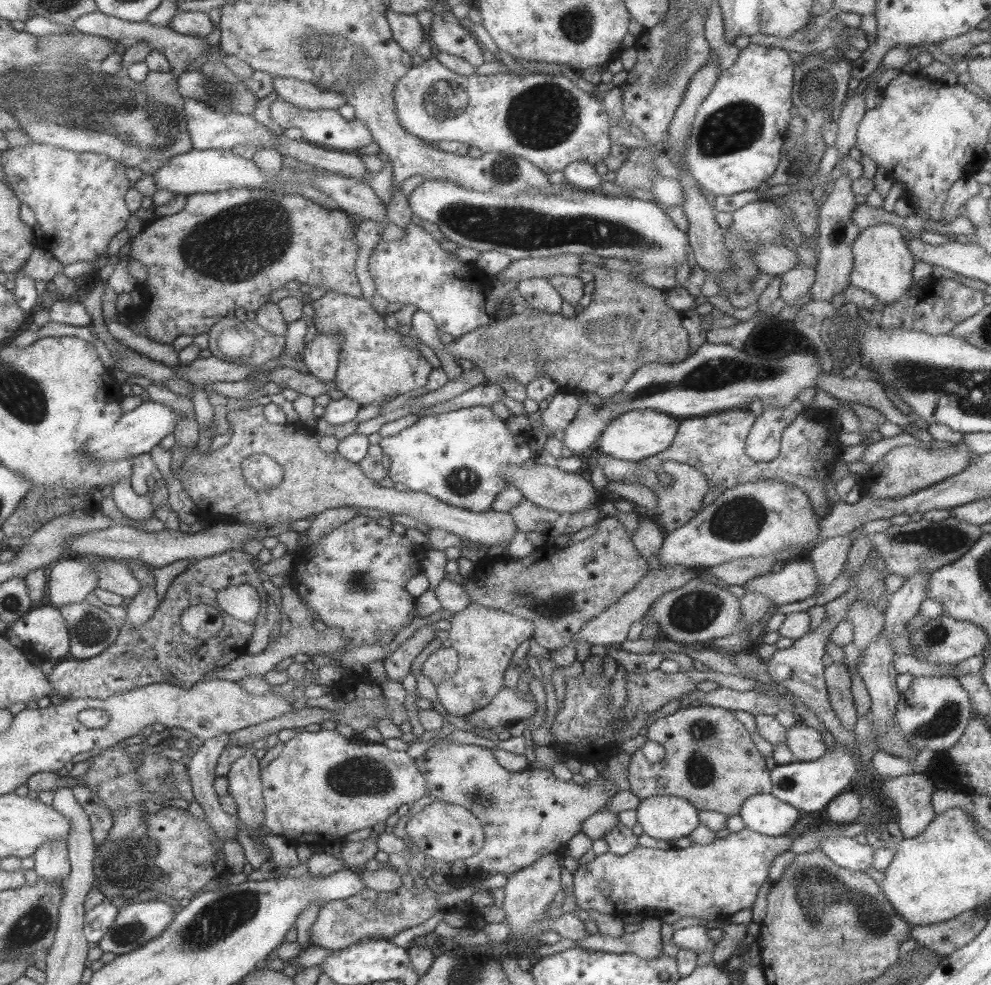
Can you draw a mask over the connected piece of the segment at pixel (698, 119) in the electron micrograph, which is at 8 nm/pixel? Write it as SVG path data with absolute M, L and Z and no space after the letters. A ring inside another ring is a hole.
M749 43L745 48L739 51L735 62L721 71L720 76L717 78L715 85L712 87L711 92L703 99L700 103L699 108L696 110L695 118L691 123L691 128L689 130L689 135L687 137L687 142L684 144L684 148L680 152L676 150L665 149L664 152L669 156L669 159L674 164L679 161L683 166L683 170L692 174L692 177L700 184L700 188L703 189L710 198L717 196L729 197L736 192L743 192L744 190L754 190L758 188L759 185L767 182L768 178L774 173L775 167L779 162L779 157L781 154L781 147L785 139L785 129L787 128L787 122L789 122L789 110L792 106L792 76L793 76L793 63L790 62L789 52L784 49L779 49L778 47L765 47L762 45L757 45L757 43Z

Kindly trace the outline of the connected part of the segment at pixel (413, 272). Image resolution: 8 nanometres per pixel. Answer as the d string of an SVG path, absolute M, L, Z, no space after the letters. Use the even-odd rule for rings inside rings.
M409 223L405 232L401 239L389 243L379 241L368 258L368 271L375 285L376 296L381 297L387 303L397 302L401 306L413 306L415 310L431 316L437 331L441 334L449 334L453 338L460 338L479 326L489 326L495 320L505 320L514 313L509 296L506 294L501 298L496 297L492 293L492 280L481 274L475 263L457 261L449 246L437 242L420 226Z

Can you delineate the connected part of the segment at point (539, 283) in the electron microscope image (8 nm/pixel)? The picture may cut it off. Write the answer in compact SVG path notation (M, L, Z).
M529 278L517 282L517 292L530 308L549 314L561 314L562 297L546 278Z

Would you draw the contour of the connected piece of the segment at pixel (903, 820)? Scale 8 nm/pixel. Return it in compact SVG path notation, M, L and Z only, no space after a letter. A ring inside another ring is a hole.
M925 773L902 774L896 778L881 778L879 785L881 792L895 802L895 808L899 813L898 829L904 838L915 838L920 835L935 816L930 800L932 792L936 789L929 776Z

